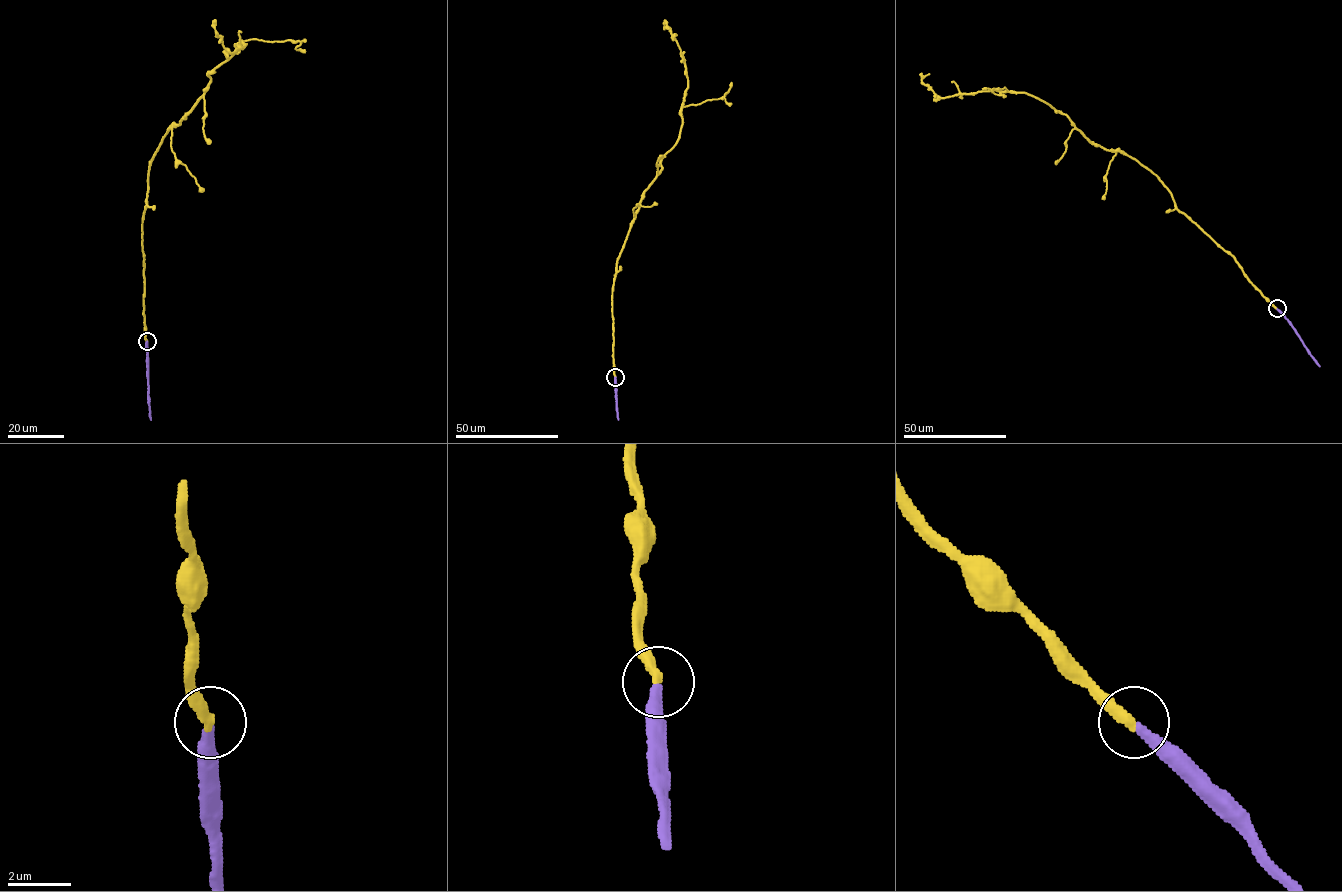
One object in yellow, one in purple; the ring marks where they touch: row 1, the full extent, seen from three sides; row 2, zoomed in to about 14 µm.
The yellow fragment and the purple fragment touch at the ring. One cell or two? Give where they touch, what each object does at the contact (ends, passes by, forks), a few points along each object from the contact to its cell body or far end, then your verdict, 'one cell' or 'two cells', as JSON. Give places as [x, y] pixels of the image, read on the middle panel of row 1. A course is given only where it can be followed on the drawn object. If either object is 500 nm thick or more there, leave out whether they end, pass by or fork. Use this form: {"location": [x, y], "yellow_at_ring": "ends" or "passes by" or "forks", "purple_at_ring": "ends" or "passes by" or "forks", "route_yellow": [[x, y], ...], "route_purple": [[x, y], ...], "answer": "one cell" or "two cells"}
{"location": [615, 377], "yellow_at_ring": "ends", "purple_at_ring": "ends", "route_yellow": [[615, 376], [612, 290], [617, 258], [643, 192], [678, 138], [688, 86], [685, 59], [665, 21], [663, 29]], "route_purple": [[615, 377], [618, 419]], "answer": "one cell"}

